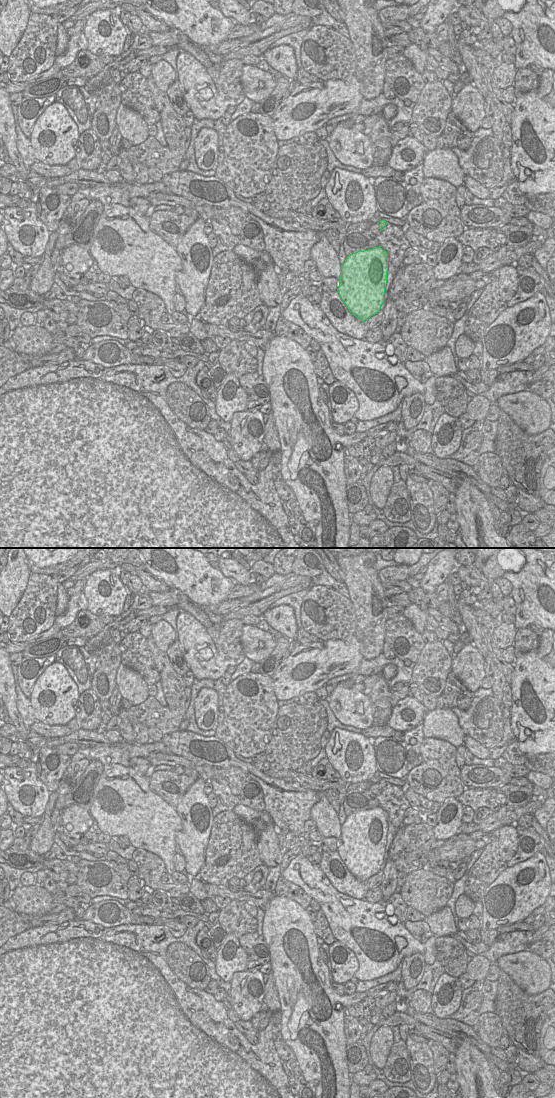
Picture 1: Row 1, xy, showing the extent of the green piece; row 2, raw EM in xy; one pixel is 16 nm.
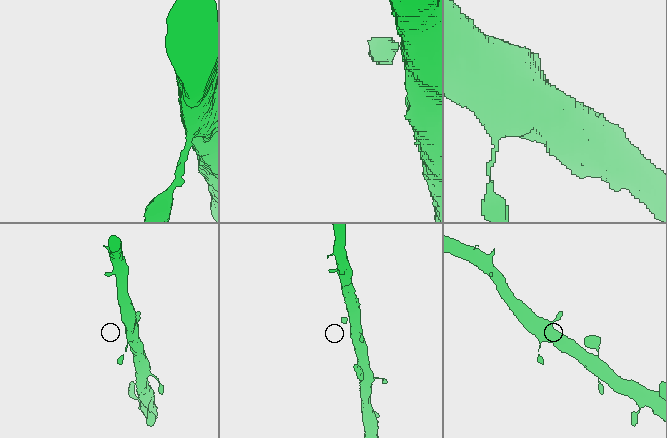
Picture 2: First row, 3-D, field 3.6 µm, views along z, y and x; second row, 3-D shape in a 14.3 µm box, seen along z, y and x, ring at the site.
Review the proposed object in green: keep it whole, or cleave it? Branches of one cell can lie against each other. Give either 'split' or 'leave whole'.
leave whole

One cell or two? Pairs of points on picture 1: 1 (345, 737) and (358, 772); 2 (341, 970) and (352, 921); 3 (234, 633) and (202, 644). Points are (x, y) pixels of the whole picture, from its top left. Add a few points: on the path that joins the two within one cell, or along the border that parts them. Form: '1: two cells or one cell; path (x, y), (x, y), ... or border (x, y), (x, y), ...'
1: one cell; path (345, 747), (344, 761), (348, 767)
2: two cells; border (335, 939), (342, 942), (353, 952), (359, 967)
3: one cell; path (226, 641), (220, 647), (210, 647)

